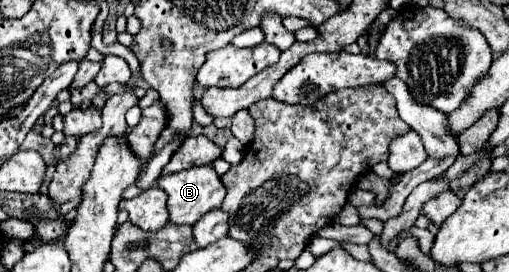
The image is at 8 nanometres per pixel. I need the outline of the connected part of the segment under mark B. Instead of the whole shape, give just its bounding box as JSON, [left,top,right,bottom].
[156,166,224,226]

